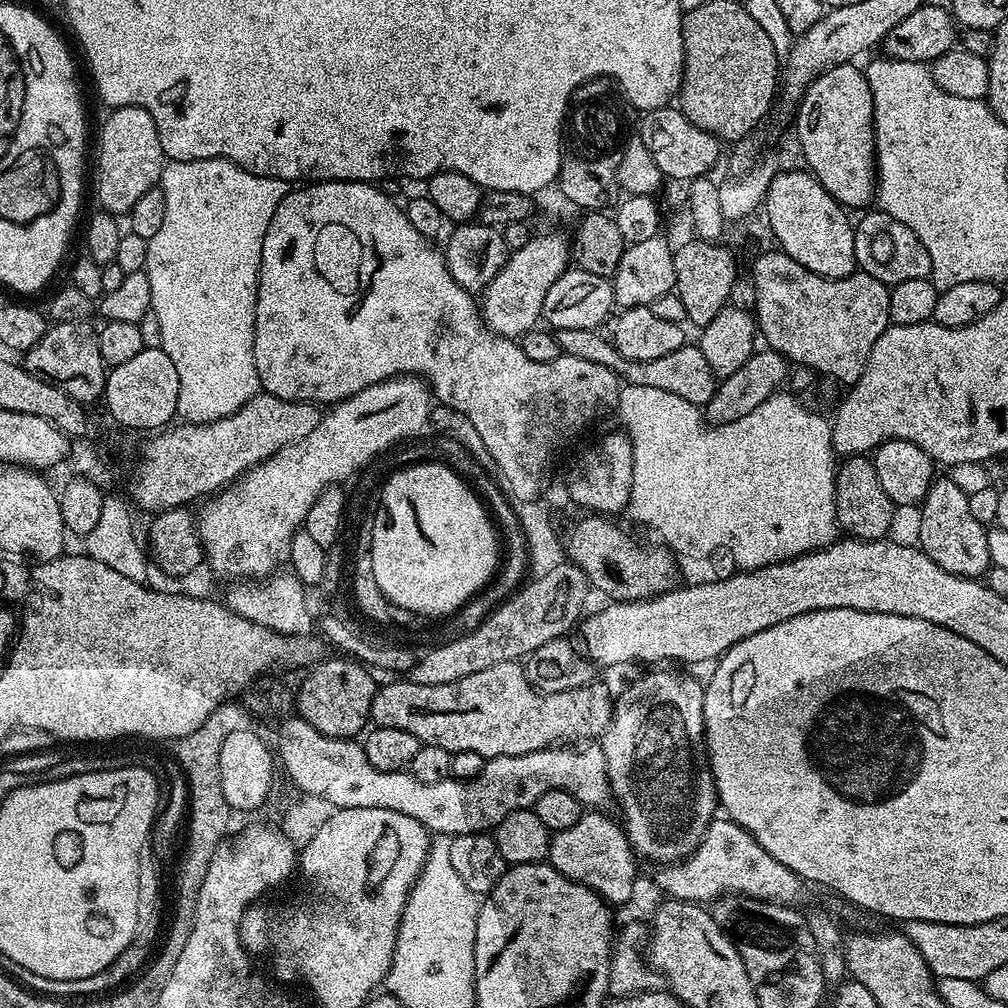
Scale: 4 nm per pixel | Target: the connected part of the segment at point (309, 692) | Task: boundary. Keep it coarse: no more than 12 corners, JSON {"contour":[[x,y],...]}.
{"contour":[[325,659],[295,707],[328,737],[369,723],[377,686],[359,661]]}

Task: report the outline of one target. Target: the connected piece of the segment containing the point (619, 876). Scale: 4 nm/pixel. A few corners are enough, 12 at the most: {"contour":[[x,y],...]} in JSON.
{"contour":[[600,810],[551,833],[547,863],[609,905],[636,888],[638,857]]}

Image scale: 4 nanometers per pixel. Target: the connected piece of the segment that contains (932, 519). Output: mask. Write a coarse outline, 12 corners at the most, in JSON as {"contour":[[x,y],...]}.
{"contour":[[933,479],[919,549],[942,570],[980,578],[989,529],[969,493]]}

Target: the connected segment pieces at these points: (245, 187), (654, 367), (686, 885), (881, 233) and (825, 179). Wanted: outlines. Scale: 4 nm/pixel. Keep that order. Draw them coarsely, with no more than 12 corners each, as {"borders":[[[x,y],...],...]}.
{"borders":[[[168,160],[143,271],[177,417],[260,391],[262,242],[287,180]],[[559,329],[561,353],[606,366],[624,384],[705,406],[718,377],[686,342],[650,362],[622,358],[599,331]],[[713,819],[661,869],[663,895],[800,906],[805,881],[747,830]],[[879,210],[855,225],[859,271],[889,286],[931,277],[910,226]],[[852,62],[813,80],[794,135],[848,210],[876,195],[874,98]]]}

